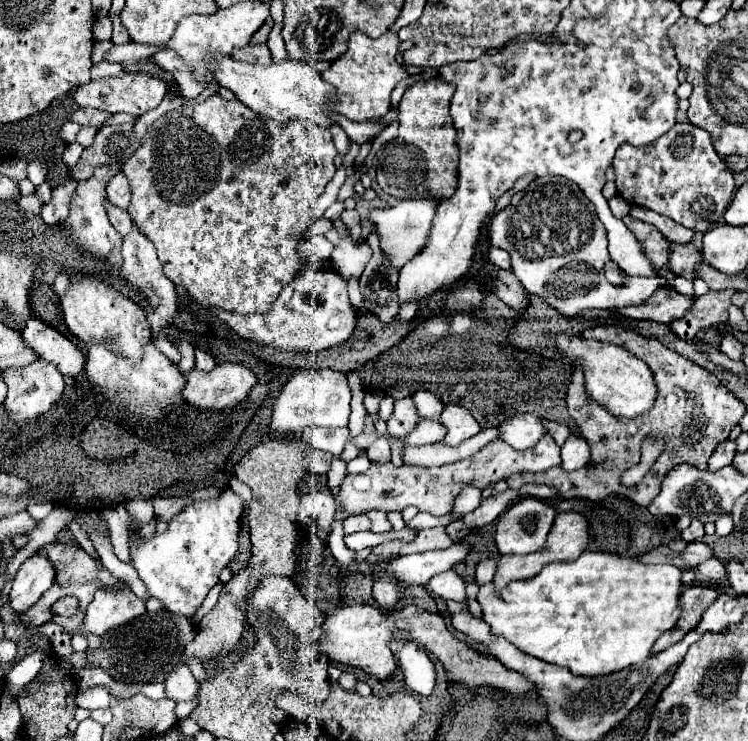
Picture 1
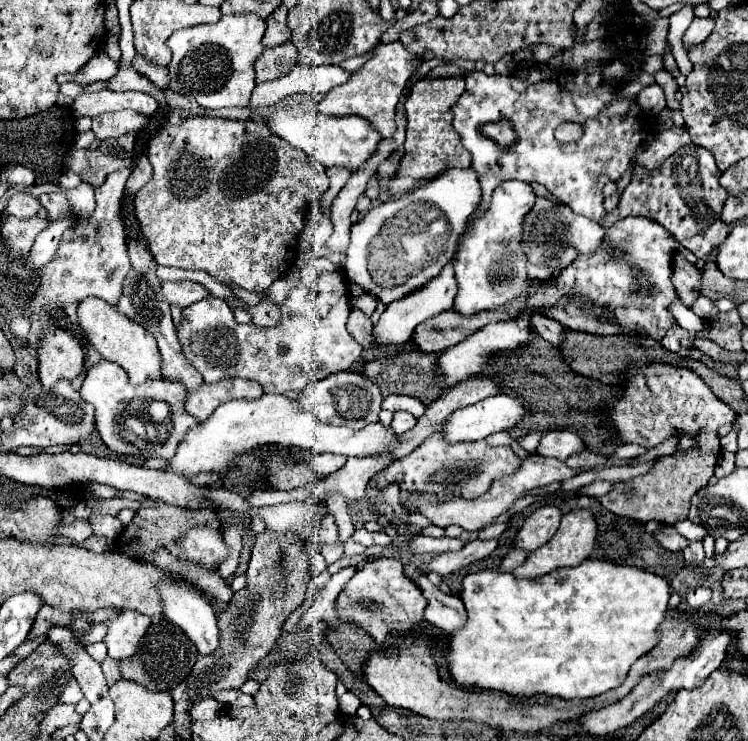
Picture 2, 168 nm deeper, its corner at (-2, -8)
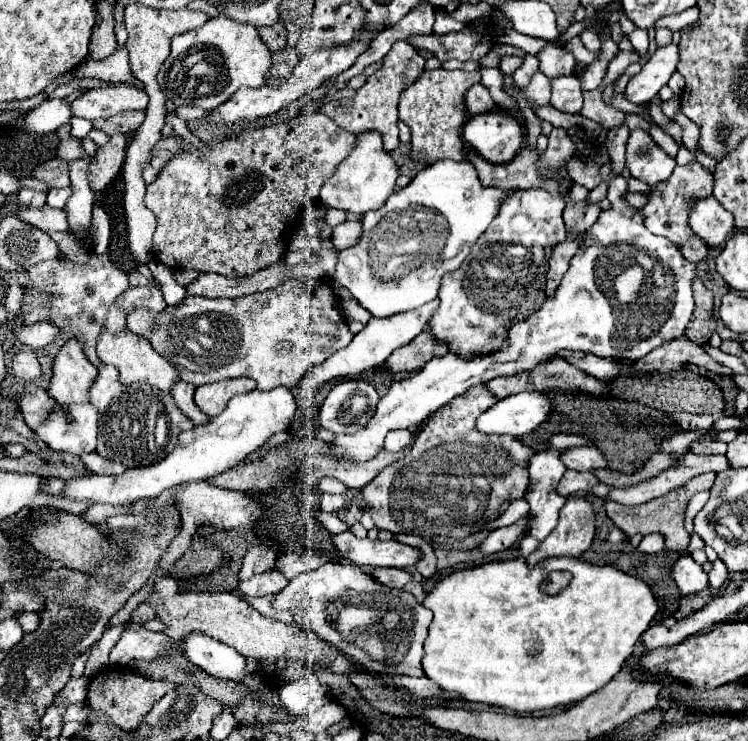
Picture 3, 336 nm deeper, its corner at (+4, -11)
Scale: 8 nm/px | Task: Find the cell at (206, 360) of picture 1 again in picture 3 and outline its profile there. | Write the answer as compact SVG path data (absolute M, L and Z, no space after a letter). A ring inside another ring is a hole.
M286 280L278 288L236 300L186 296L180 304L158 312L154 322L154 332L148 332L146 340L180 372L182 380L194 386L248 376L258 382L258 390L280 384L294 388L310 368L352 342L328 280ZM282 340L292 344L288 352L278 350Z

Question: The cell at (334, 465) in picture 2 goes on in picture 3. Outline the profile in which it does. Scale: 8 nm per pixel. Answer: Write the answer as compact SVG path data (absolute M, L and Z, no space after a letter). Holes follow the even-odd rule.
M324 476L324 478L320 480L318 488L320 488L320 492L328 492L328 494L344 494L344 492L348 490L340 480L330 478L330 476Z

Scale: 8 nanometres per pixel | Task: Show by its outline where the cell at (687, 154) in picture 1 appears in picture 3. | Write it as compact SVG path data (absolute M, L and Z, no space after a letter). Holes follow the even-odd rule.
M694 162L694 164L686 164L686 166L676 166L672 176L654 186L652 194L648 196L648 204L642 208L644 212L644 222L646 222L646 228L652 232L652 234L660 234L660 236L666 236L670 238L674 244L680 244L684 246L684 242L692 236L696 236L692 232L692 228L688 226L688 214L690 210L694 208L694 202L690 202L690 196L698 196L698 200L706 198L712 194L712 174L708 174L700 162Z

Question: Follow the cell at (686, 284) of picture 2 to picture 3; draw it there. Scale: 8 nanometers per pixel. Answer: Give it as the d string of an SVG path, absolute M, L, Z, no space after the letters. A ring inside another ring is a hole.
M698 278L694 280L694 298L696 310L684 336L688 340L694 340L696 344L704 344L716 332L716 316L714 316L714 296Z

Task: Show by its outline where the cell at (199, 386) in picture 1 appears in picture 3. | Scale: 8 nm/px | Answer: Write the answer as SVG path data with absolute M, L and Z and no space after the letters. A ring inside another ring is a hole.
M232 378L232 380L222 380L222 382L214 382L214 384L206 384L206 386L198 386L194 400L196 406L208 414L208 416L216 416L220 414L228 400L236 394L246 394L252 392L256 388L256 380L252 378Z

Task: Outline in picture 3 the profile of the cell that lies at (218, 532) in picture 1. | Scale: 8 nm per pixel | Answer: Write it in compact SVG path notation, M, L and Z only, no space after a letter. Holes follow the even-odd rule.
M192 634L184 638L184 648L186 658L214 678L240 682L246 676L246 658L210 636Z

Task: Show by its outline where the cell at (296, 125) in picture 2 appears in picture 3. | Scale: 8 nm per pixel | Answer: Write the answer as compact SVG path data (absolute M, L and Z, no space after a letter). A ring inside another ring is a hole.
M378 132L358 134L358 144L350 152L350 156L338 164L334 176L322 186L320 200L328 208L340 208L352 214L364 216L368 210L378 210L394 192L394 184L398 178L398 166L390 154L382 148L382 138Z

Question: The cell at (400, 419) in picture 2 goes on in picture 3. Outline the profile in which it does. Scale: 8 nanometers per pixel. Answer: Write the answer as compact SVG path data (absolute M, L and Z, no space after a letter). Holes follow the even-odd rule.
M390 430L384 442L384 448L388 452L400 452L402 448L406 448L406 444L410 444L412 432L410 430Z

